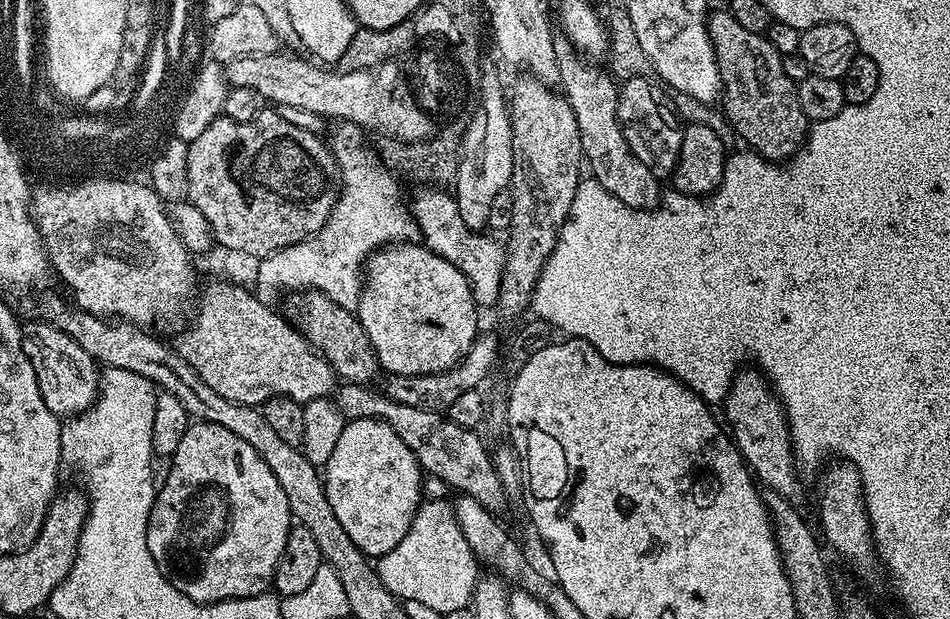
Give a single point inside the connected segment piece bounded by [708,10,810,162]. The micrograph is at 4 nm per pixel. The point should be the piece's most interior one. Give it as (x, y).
(761, 102)

